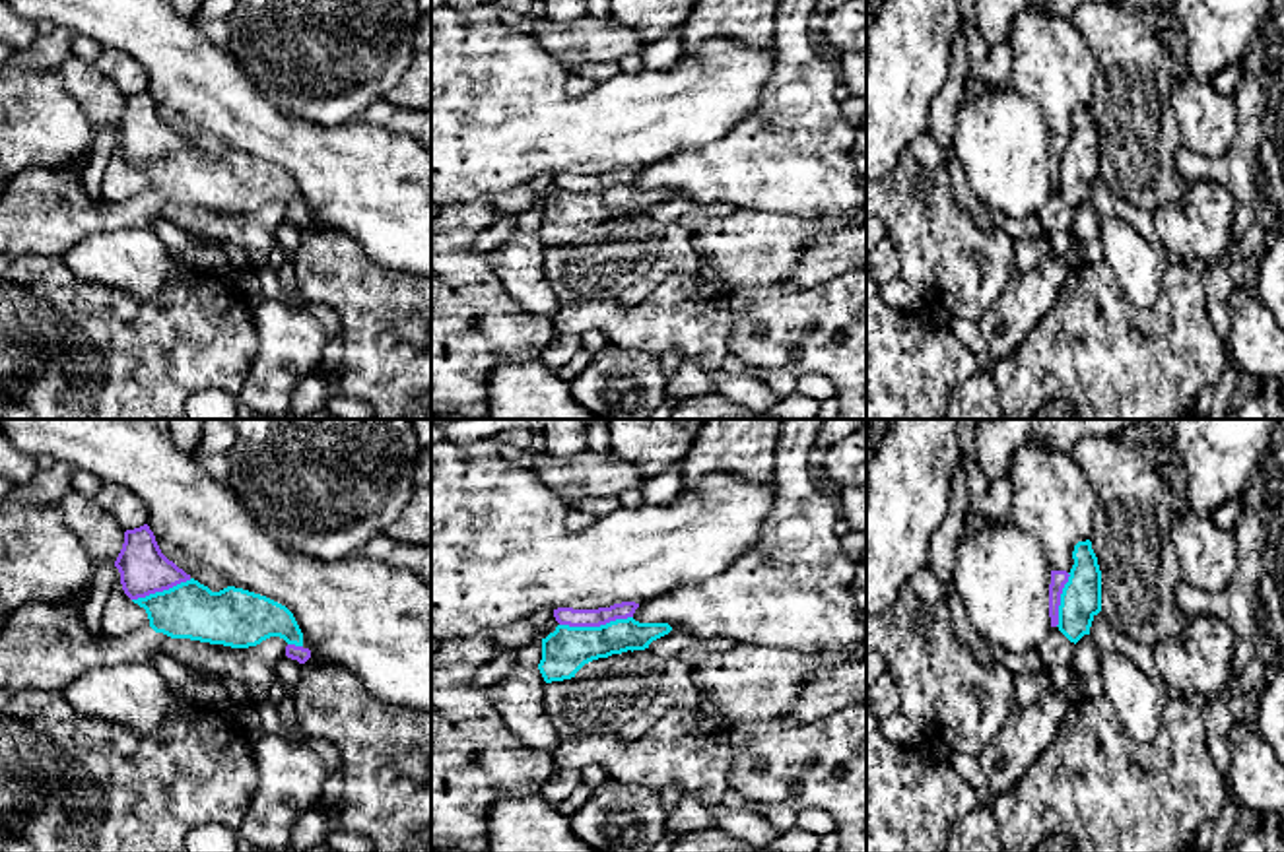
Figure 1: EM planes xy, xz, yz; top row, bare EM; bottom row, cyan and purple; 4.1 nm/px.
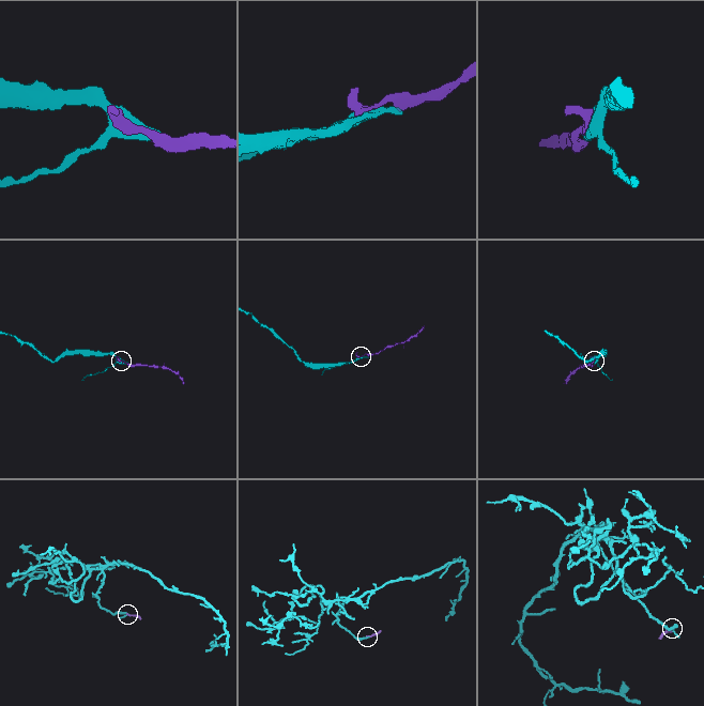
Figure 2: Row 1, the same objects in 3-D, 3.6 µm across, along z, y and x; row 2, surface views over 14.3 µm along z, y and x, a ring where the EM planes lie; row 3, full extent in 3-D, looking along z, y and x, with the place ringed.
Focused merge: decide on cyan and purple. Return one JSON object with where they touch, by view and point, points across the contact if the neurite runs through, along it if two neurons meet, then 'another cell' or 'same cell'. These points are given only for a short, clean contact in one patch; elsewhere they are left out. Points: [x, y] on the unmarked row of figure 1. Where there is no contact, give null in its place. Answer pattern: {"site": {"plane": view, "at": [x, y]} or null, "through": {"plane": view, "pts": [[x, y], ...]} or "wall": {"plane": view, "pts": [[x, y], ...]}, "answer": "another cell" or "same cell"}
{"site": {"plane": "xz", "at": [595, 193]}, "answer": "same cell"}

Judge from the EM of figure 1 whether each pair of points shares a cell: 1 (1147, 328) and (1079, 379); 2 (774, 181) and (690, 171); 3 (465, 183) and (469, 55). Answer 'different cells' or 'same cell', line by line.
1: same cell
2: same cell
3: same cell

